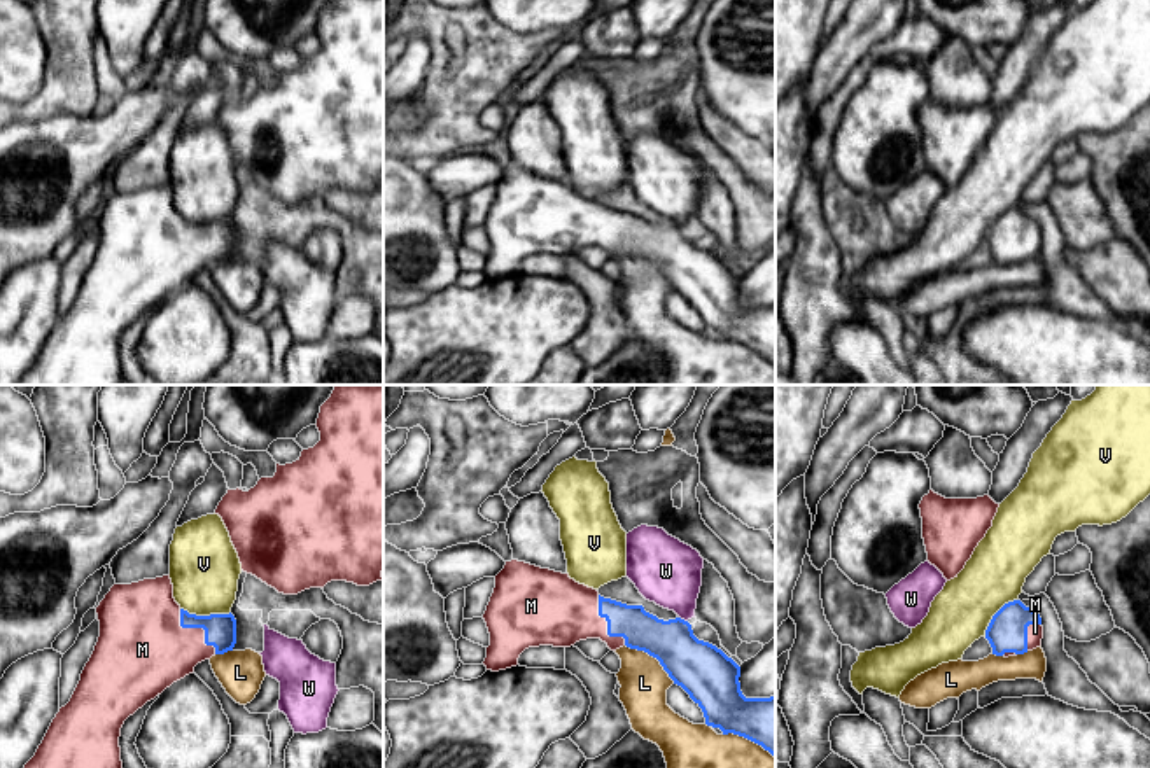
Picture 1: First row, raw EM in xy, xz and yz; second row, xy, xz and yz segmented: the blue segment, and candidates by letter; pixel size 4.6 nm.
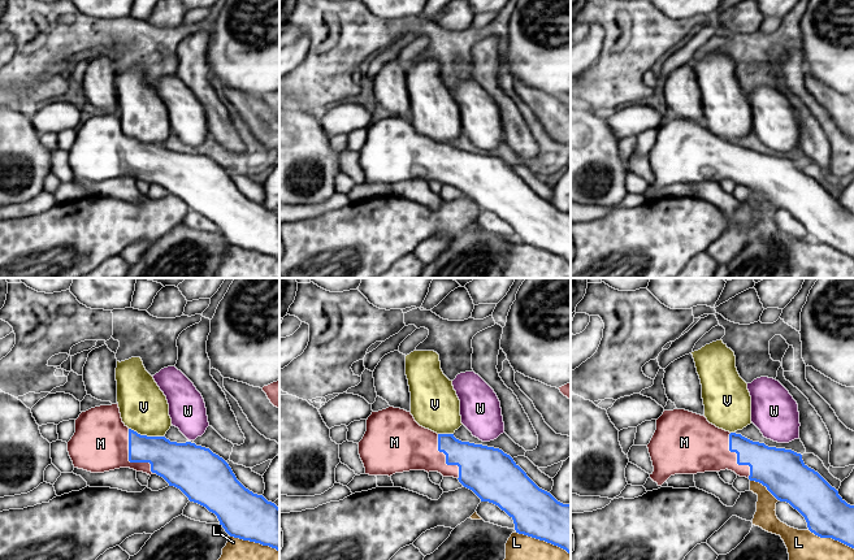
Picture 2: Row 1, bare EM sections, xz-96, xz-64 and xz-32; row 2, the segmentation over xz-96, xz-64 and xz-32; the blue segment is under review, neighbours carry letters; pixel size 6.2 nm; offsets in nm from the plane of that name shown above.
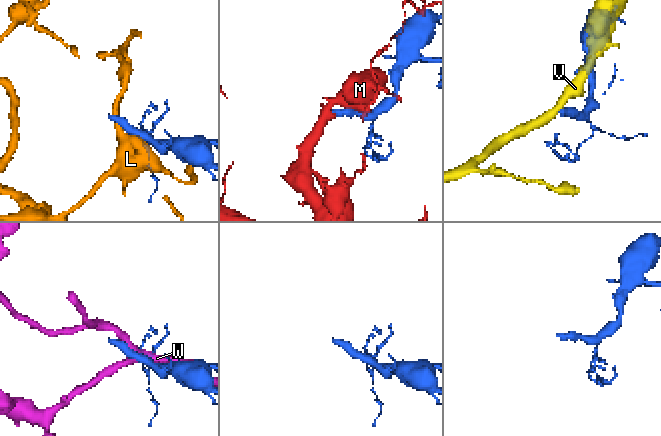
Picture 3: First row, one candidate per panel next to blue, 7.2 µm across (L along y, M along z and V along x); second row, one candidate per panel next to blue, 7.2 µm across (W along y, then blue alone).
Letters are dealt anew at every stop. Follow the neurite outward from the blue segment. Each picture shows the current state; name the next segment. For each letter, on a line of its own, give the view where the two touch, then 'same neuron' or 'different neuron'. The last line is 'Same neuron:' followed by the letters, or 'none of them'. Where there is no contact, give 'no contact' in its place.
L: xz | different neuron
M: xy | same neuron
V: xy | different neuron
W: xz | different neuron
Same neuron: M

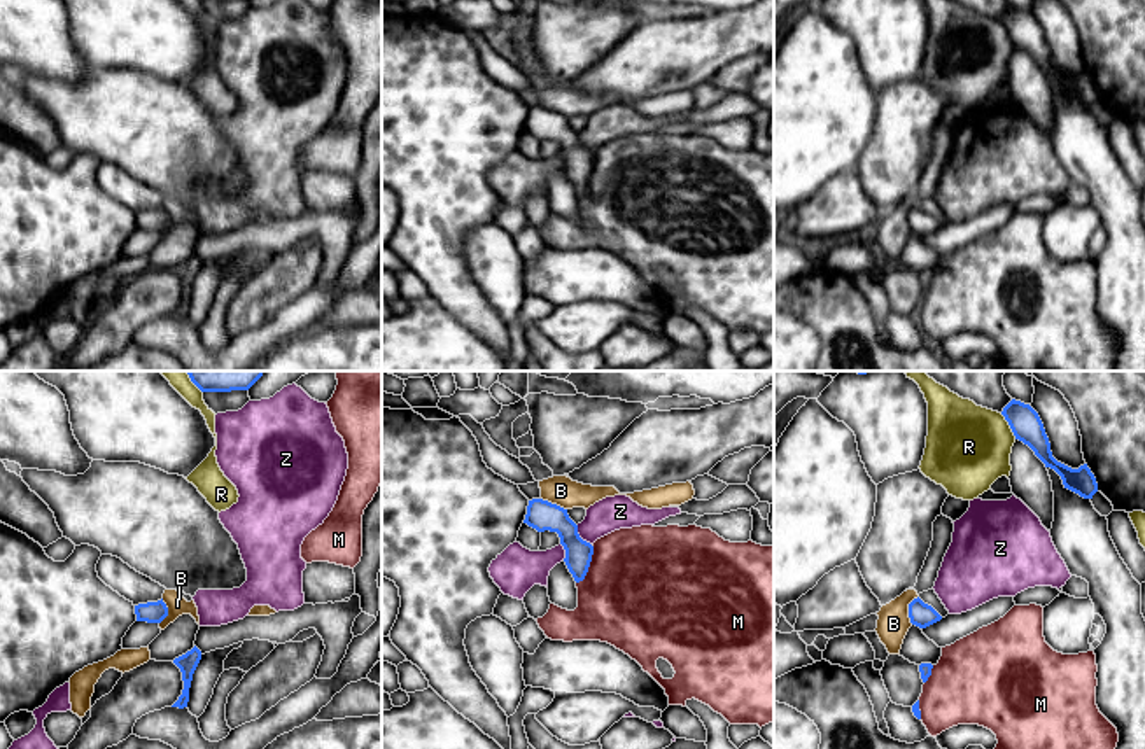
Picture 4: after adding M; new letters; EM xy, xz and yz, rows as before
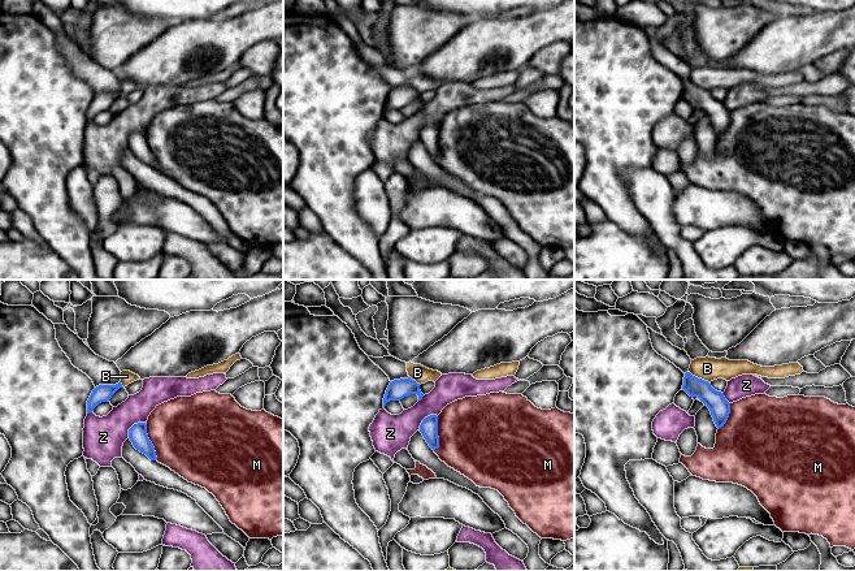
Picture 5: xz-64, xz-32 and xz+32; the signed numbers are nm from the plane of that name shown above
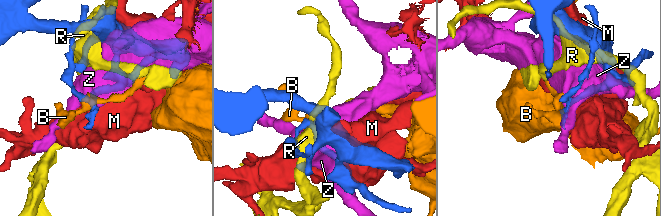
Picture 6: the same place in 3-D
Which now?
B: yz | different neuron
M: xz | different neuron
R: yz | different neuron
Z: xz | different neuron
Same neuron: none of them

